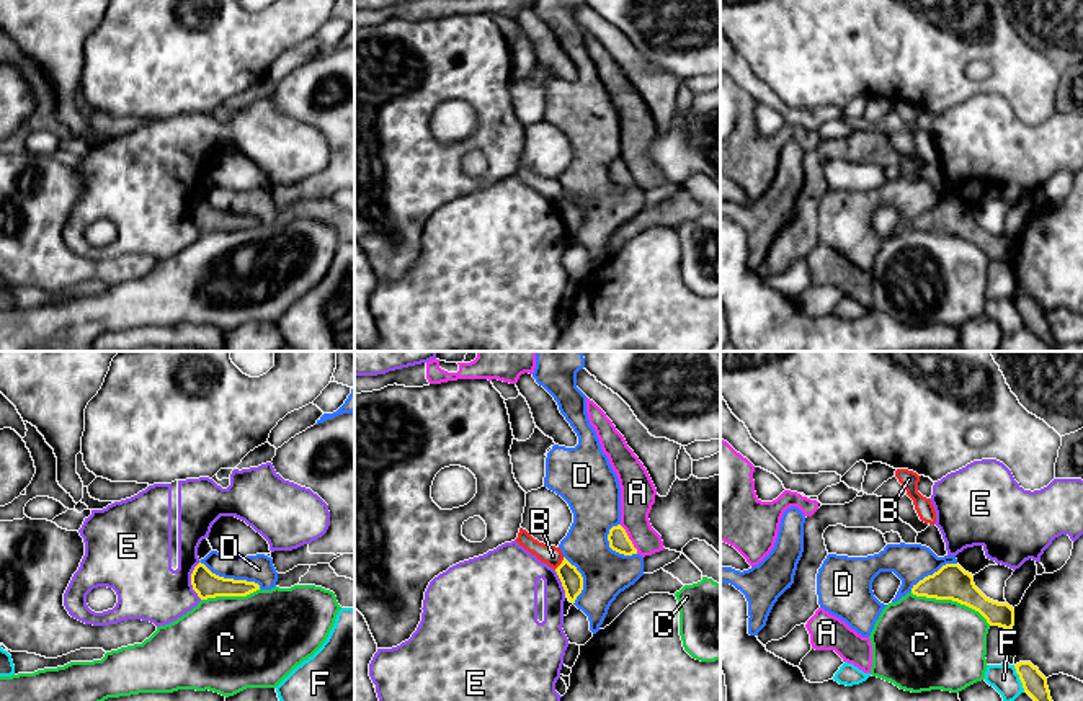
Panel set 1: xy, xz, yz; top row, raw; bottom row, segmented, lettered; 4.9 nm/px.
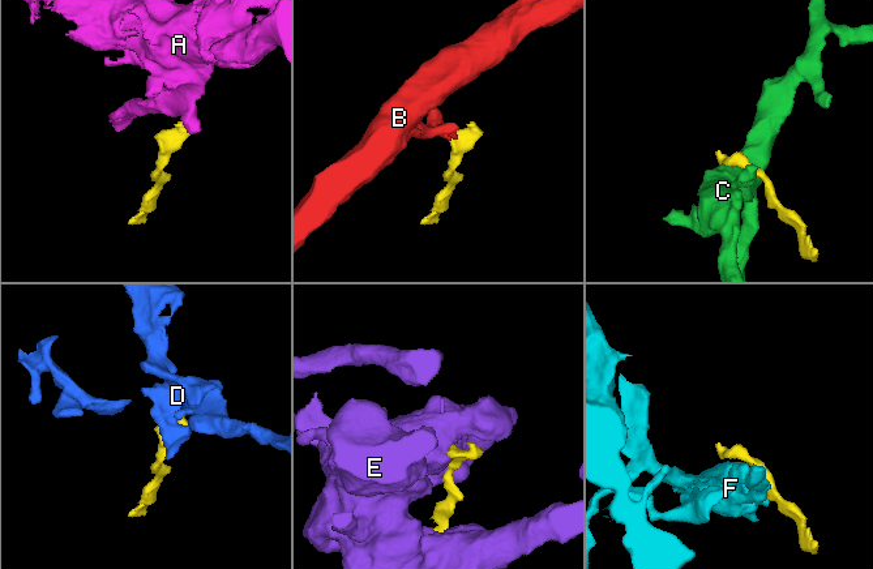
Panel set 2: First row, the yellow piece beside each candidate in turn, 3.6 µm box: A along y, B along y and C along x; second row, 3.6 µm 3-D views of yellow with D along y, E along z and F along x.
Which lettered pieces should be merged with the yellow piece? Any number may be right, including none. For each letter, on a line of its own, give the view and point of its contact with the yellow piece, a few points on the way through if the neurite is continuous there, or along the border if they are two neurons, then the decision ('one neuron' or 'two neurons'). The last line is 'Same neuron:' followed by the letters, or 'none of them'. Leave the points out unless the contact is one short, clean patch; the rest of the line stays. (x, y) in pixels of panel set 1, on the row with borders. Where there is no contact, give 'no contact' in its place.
A: xz (629, 540) | along xz (619, 525), (637, 553) | two neurons
B: xz (561, 564) | along xz (564, 558), (554, 569) | two neurons
C: yz (951, 598) | two neurons
D: xy (231, 579) | two neurons
E: xy (191, 580) | along xy (198, 562), (191, 574), (191, 589), (201, 598) | two neurons
F: yz (1020, 678) | along yz (1013, 665), (1025, 692) | two neurons
Same neuron: none of them

